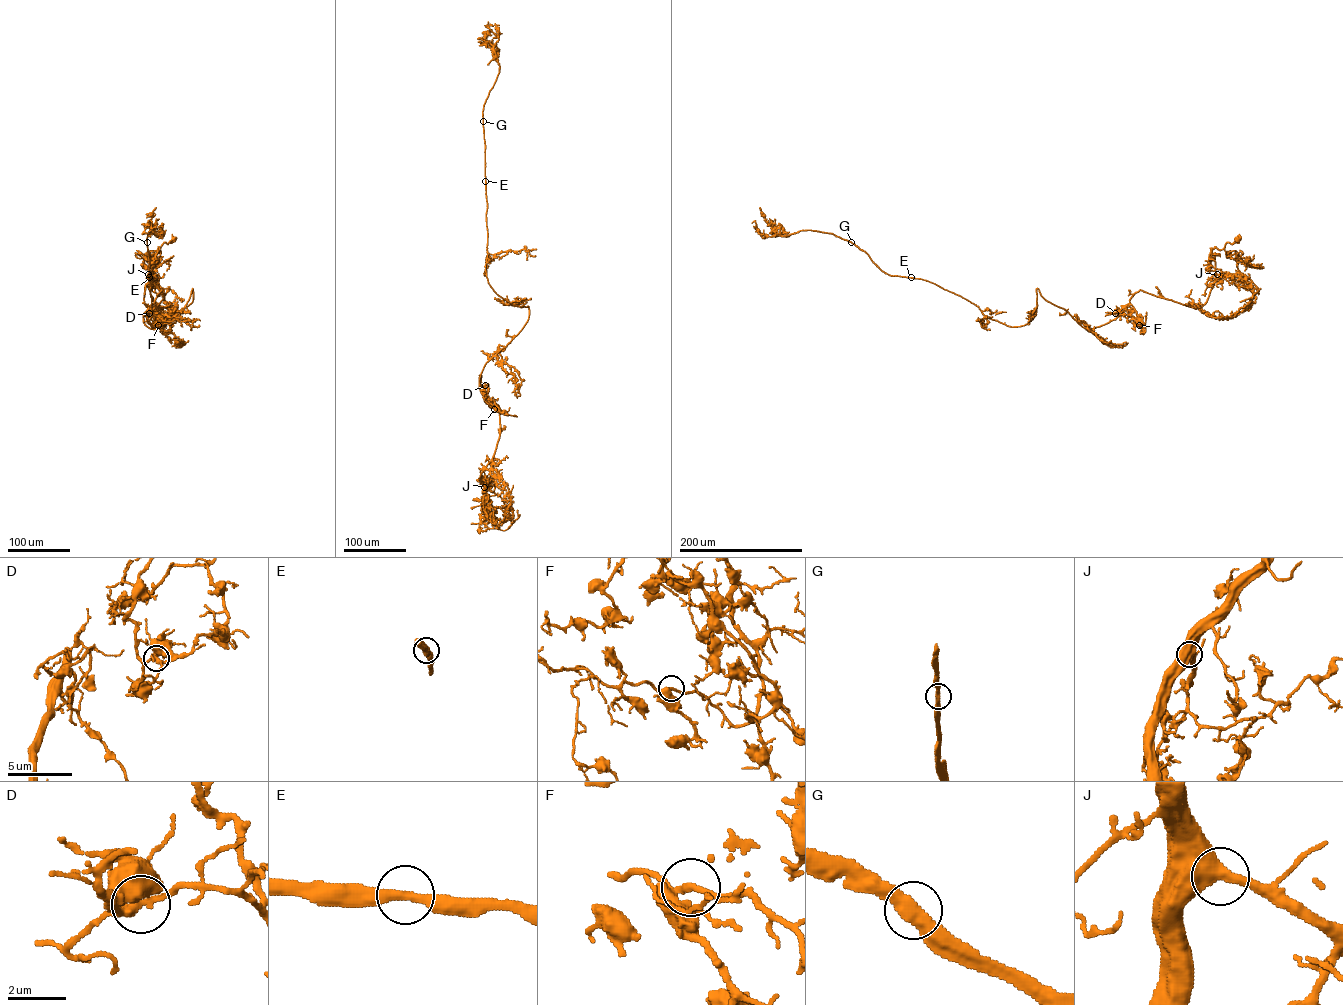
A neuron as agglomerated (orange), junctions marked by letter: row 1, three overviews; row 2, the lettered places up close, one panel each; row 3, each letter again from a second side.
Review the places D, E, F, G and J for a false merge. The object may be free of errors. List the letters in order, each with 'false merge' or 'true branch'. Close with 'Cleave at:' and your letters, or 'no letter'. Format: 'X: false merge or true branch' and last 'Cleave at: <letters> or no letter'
D: true branch
E: true branch
F: true branch
G: true branch
J: true branch
Cleave at: no letter

